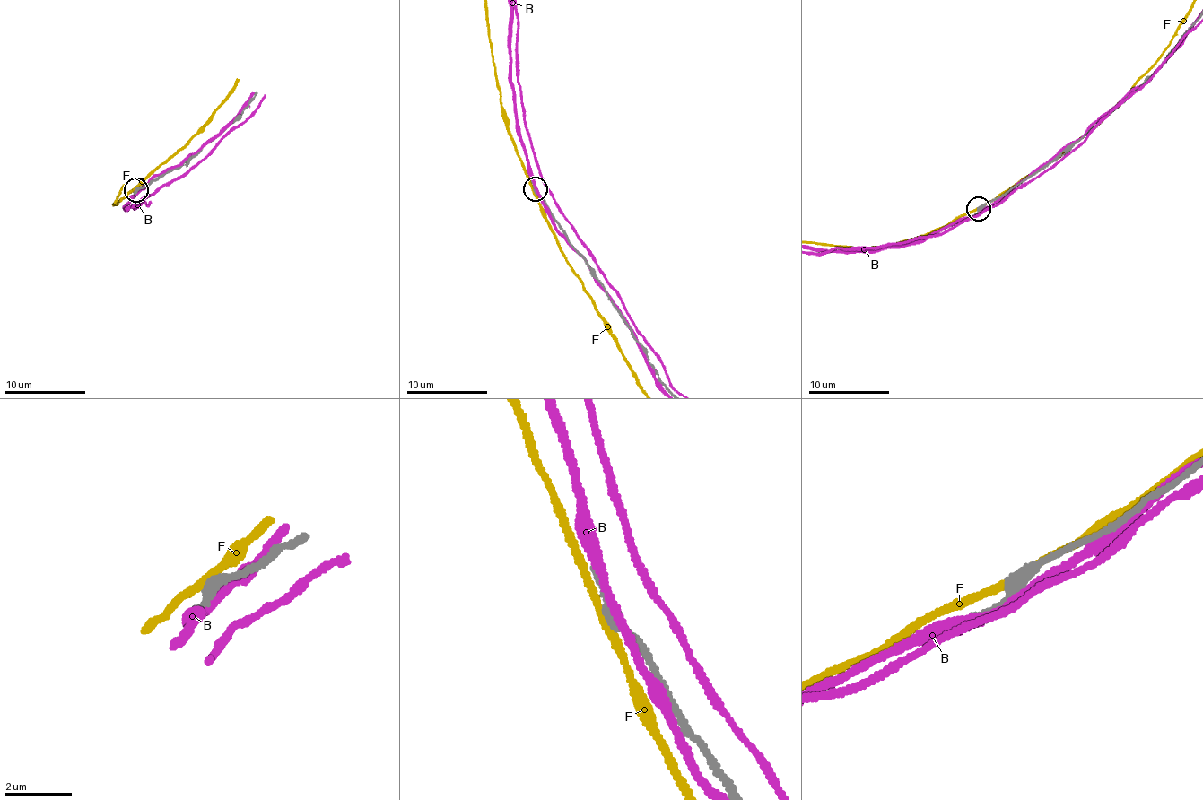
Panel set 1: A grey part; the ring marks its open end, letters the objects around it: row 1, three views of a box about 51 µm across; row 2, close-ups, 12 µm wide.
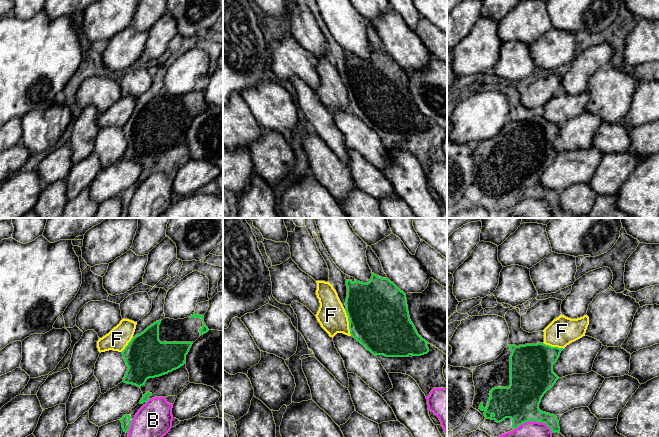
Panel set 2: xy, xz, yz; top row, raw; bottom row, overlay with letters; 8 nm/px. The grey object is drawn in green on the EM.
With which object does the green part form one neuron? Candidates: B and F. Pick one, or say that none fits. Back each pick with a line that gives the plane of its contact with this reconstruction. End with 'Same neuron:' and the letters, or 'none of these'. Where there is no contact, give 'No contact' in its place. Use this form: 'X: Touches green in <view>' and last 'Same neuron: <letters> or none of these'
Same neuron: none of these

